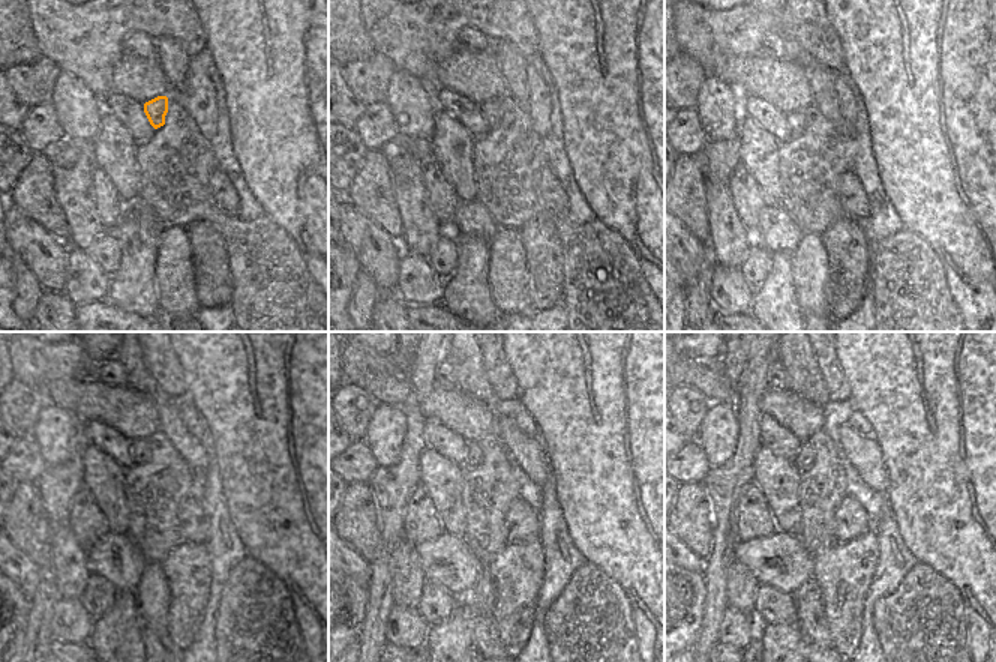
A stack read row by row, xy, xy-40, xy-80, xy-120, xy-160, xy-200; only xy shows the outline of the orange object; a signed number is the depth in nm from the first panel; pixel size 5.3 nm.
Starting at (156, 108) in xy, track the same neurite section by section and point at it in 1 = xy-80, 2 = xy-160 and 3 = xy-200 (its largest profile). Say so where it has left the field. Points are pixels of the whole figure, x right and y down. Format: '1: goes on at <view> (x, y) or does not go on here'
1: goes on at xy-80 (812, 116)
2: goes on at xy-160 (474, 455)
3: goes on at xy-200 (806, 455)

